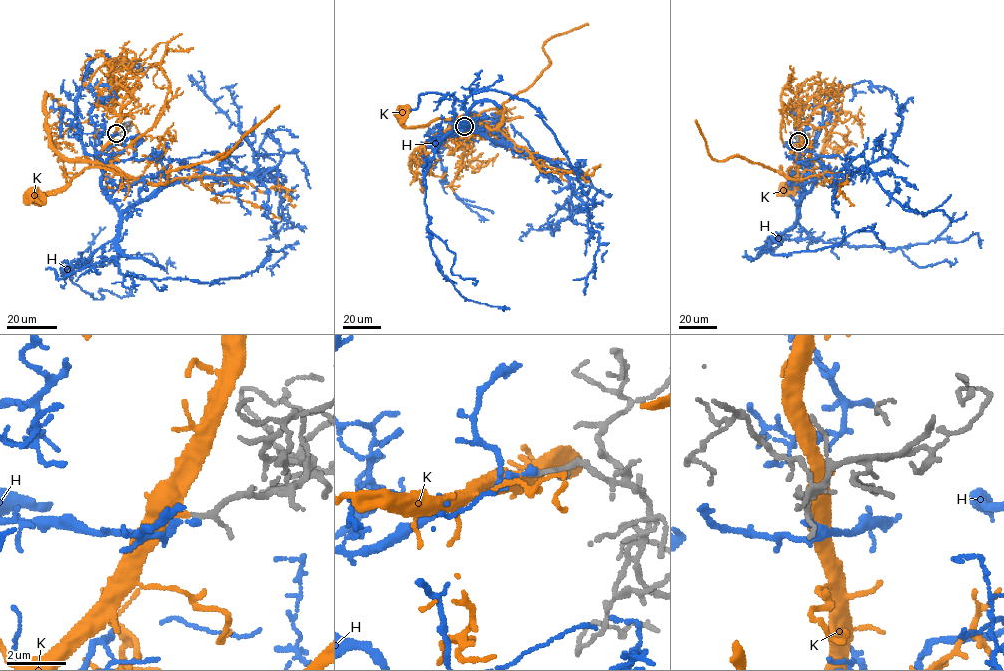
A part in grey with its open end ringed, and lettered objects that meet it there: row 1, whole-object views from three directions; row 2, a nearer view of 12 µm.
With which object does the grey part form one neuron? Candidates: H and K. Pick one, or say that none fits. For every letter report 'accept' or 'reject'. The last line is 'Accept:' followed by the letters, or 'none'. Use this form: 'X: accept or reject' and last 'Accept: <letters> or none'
H: reject
K: accept
Accept: K

